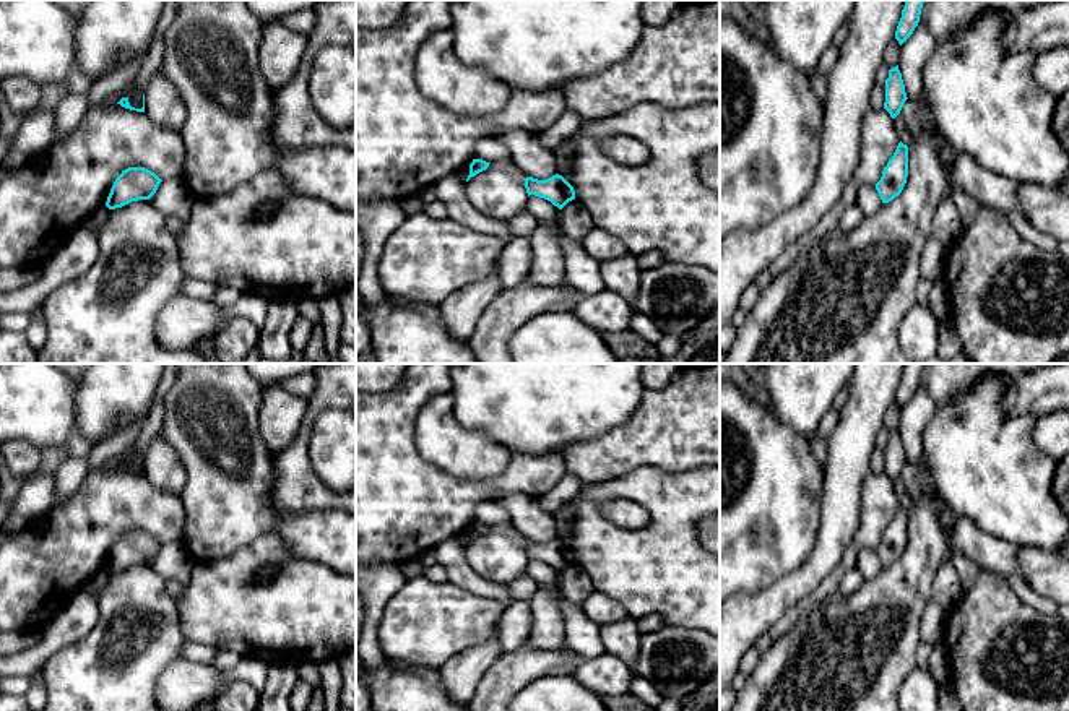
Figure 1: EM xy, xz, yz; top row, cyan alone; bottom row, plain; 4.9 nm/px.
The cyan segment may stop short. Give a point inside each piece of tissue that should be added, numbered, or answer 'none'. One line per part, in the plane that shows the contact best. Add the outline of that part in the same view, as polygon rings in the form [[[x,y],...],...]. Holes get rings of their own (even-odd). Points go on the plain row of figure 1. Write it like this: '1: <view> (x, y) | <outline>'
none

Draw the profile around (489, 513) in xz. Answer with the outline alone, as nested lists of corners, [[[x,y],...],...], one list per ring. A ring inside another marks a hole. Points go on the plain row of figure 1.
[[[494,500],[481,502],[474,506],[473,521],[486,526],[496,526],[512,521],[512,516],[505,506]]]

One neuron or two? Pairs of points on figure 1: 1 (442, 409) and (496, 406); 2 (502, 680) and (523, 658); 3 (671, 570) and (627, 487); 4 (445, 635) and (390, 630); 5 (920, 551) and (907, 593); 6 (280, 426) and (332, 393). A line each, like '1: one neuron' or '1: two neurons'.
1: two neurons
2: one neuron
3: one neuron
4: one neuron
5: one neuron
6: two neurons

